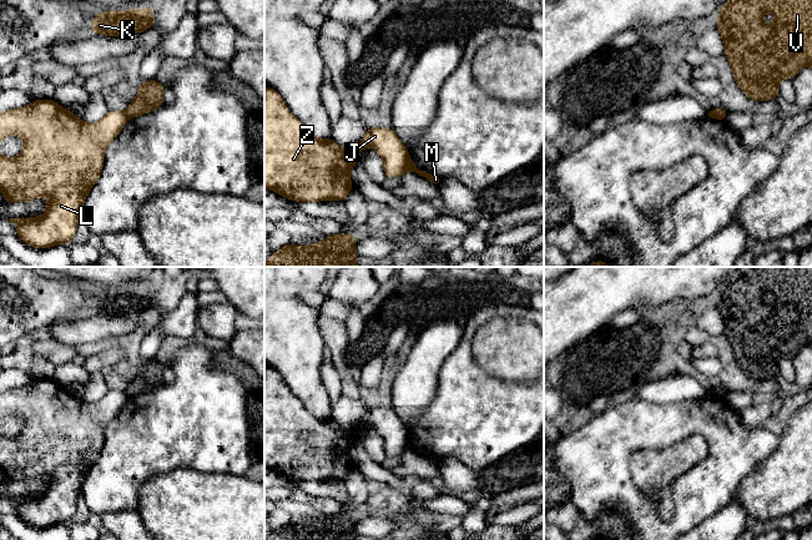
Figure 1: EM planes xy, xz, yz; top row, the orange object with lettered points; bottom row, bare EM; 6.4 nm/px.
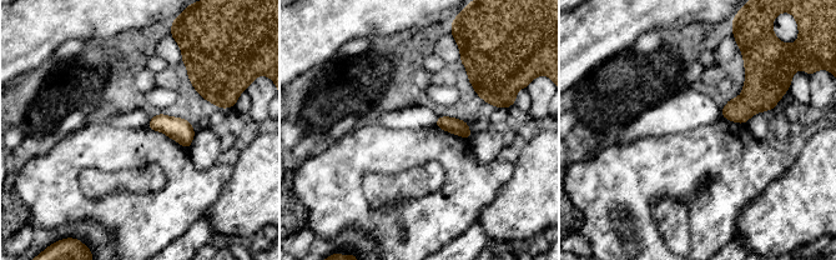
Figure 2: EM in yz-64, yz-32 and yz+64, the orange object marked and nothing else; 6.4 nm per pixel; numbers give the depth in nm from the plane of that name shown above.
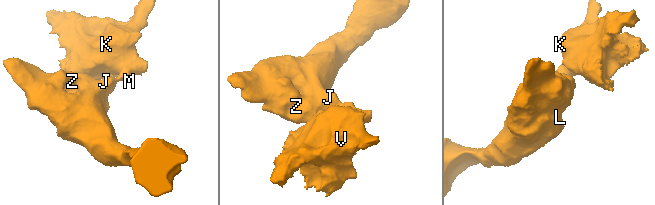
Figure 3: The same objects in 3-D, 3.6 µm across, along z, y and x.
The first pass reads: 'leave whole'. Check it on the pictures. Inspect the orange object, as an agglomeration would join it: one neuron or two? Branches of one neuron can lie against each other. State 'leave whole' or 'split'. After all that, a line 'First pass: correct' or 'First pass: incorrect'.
split
First pass: incorrect

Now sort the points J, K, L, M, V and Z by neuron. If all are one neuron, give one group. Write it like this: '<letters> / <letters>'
J L Z / K M V

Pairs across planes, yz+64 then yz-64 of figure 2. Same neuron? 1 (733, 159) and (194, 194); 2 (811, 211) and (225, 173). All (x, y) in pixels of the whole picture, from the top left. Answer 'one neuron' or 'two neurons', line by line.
1: one neuron
2: two neurons

